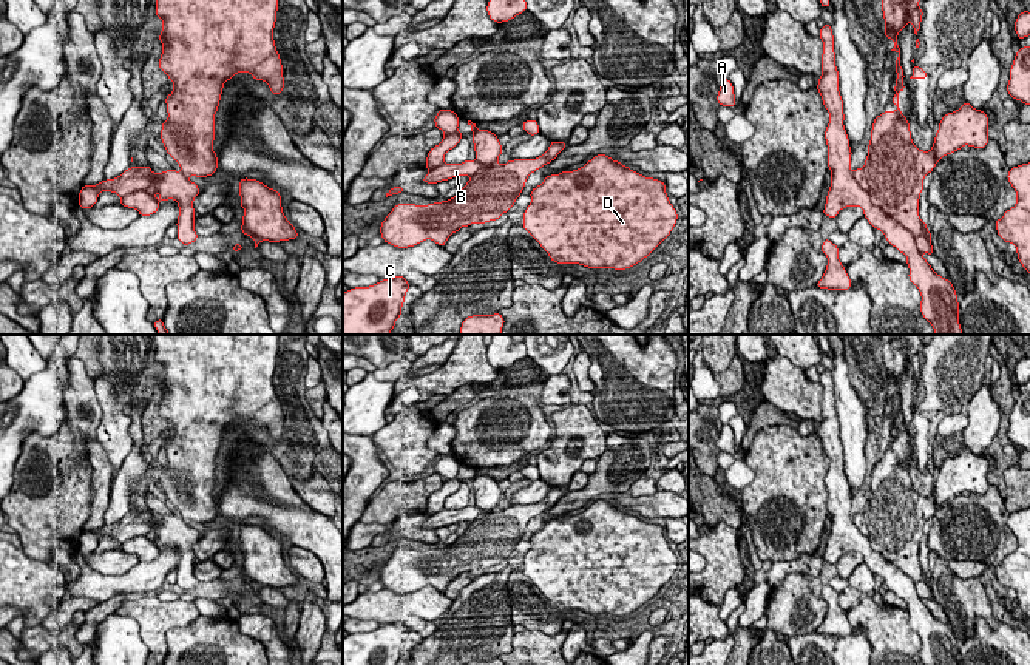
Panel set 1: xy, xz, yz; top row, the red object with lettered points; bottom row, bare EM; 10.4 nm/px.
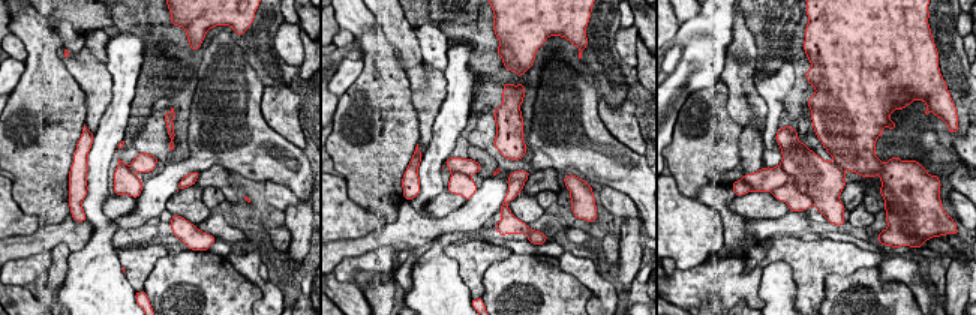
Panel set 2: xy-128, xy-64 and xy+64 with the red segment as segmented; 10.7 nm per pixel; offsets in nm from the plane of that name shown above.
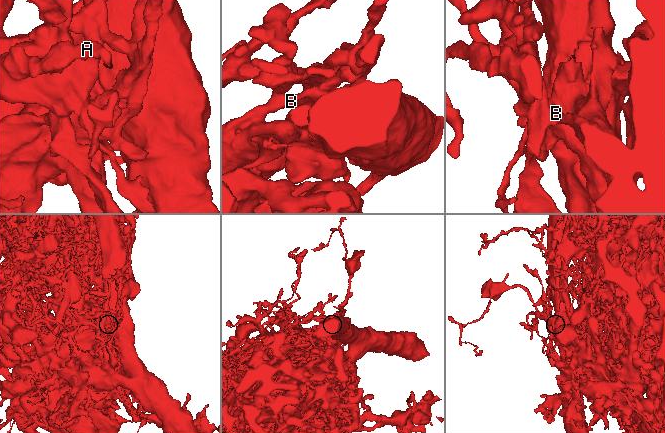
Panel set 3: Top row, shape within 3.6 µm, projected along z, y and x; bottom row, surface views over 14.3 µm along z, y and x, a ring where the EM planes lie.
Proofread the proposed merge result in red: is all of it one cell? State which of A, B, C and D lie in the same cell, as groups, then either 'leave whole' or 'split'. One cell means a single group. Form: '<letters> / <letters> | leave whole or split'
A C D / B | split

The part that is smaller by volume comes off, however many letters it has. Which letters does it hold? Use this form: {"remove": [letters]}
{"remove": ["B"]}

